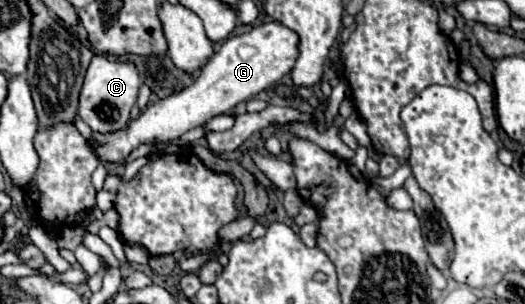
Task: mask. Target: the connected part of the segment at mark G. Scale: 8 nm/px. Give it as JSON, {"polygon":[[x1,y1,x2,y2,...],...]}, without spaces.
{"polygon":[[277,21,263,23,251,27,251,31,229,37,203,67,197,81,193,81,187,89,149,105,139,113,139,117,135,117,127,127,119,129,117,133,93,133,89,147,93,149,93,153,97,153,99,161,121,163,139,145,157,147,175,141,189,129,231,111,237,103,249,101,257,93,277,83,283,75,287,75,297,59,297,43,297,33]]}

